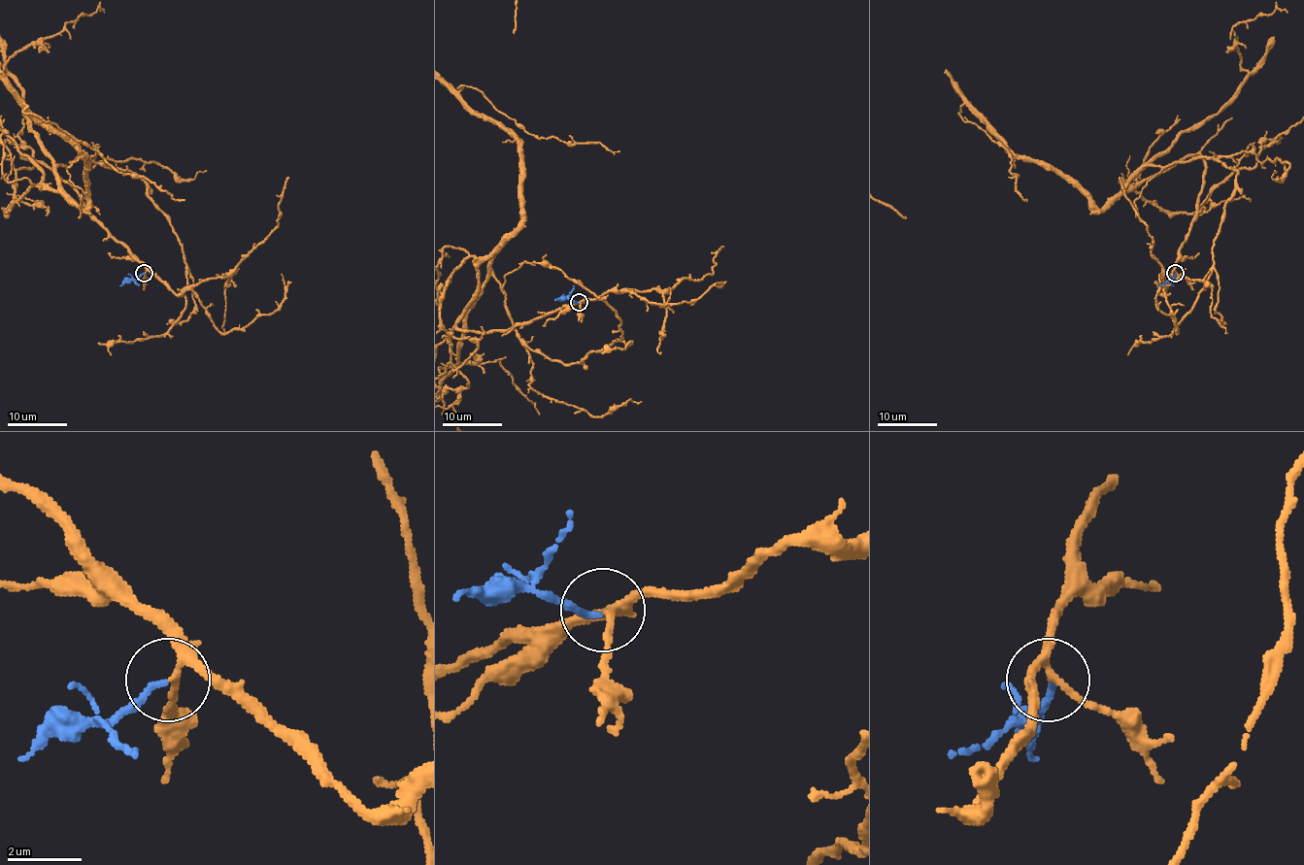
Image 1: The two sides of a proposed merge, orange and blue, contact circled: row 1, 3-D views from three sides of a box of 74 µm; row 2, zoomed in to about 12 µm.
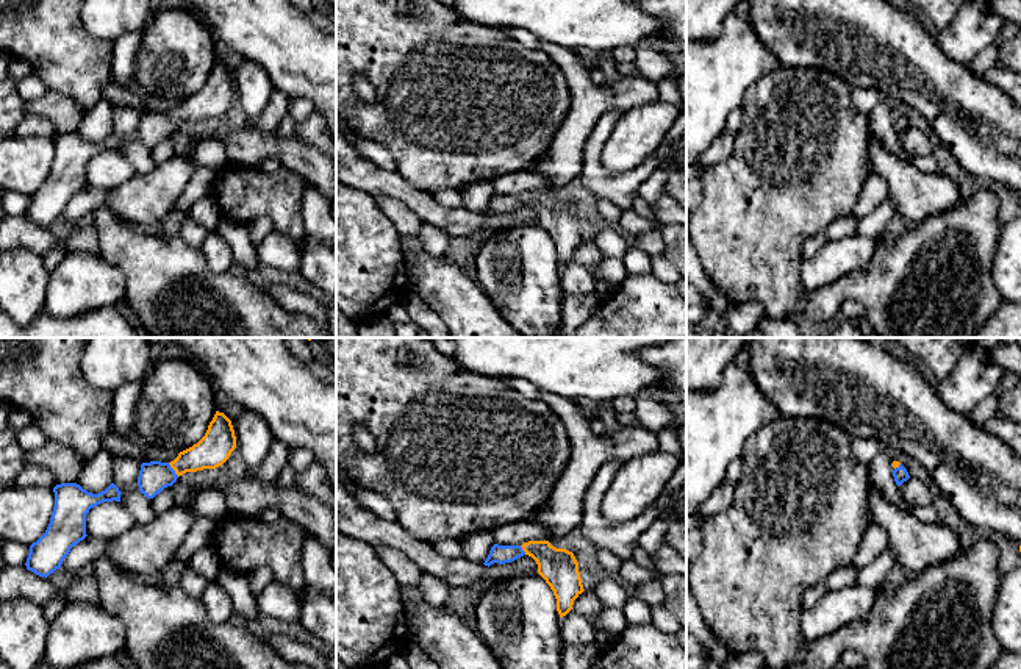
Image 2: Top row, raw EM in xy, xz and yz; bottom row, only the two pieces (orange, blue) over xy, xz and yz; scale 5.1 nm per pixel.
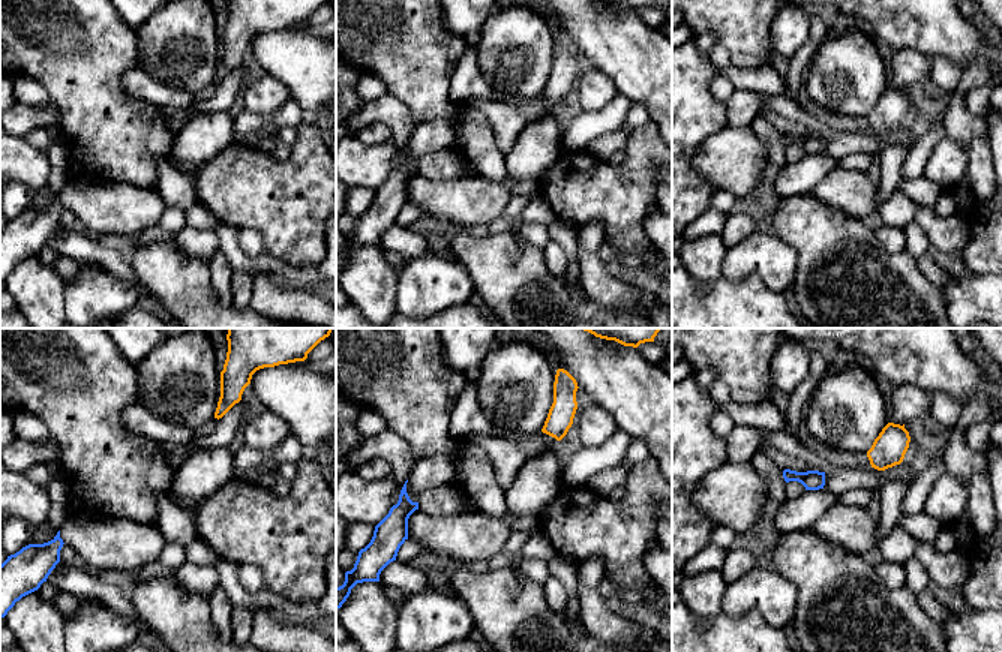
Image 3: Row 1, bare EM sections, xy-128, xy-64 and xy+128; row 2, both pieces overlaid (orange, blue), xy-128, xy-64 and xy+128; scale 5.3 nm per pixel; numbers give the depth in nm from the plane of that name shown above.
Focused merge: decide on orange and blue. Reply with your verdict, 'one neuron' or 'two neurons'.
one neuron

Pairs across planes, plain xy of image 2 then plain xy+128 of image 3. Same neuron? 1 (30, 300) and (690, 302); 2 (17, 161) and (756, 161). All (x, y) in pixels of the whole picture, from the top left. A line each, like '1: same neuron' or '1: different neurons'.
1: different neurons
2: same neuron

